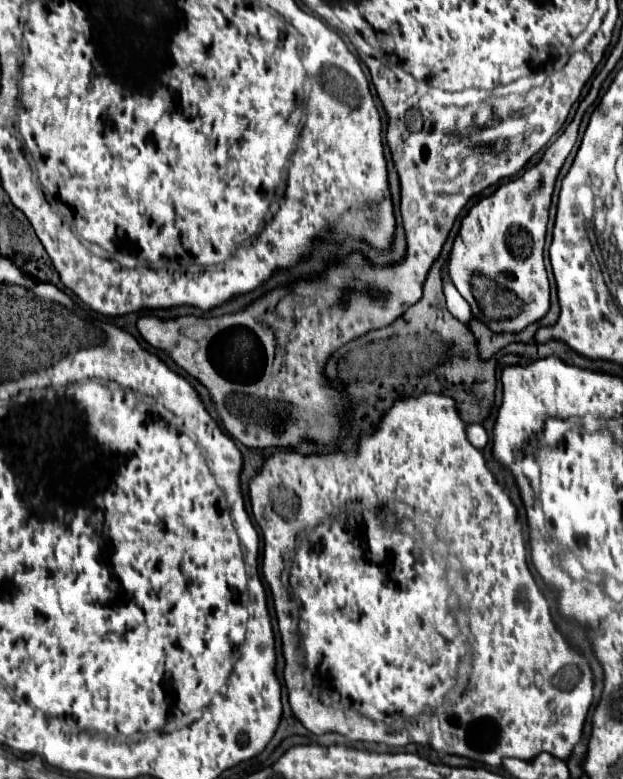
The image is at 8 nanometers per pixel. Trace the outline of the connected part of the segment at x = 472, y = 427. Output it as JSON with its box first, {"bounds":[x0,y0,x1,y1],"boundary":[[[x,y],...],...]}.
{"bounds":[467,424,489,450],"boundary":[[[469,424],[467,426],[467,436],[469,436],[469,442],[479,450],[483,450],[489,442],[489,436],[487,436],[487,432],[481,424]]]}

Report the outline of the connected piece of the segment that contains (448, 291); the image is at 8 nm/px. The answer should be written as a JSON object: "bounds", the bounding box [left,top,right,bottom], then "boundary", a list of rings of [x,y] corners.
{"bounds":[443,282,473,324],"boundary":[[[445,282],[445,284],[443,284],[443,294],[445,294],[445,300],[447,300],[449,312],[451,312],[457,320],[461,320],[461,322],[465,324],[467,320],[473,318],[471,312],[469,312],[469,304],[463,300],[463,296],[459,296],[459,292],[453,288],[451,282]]]}

